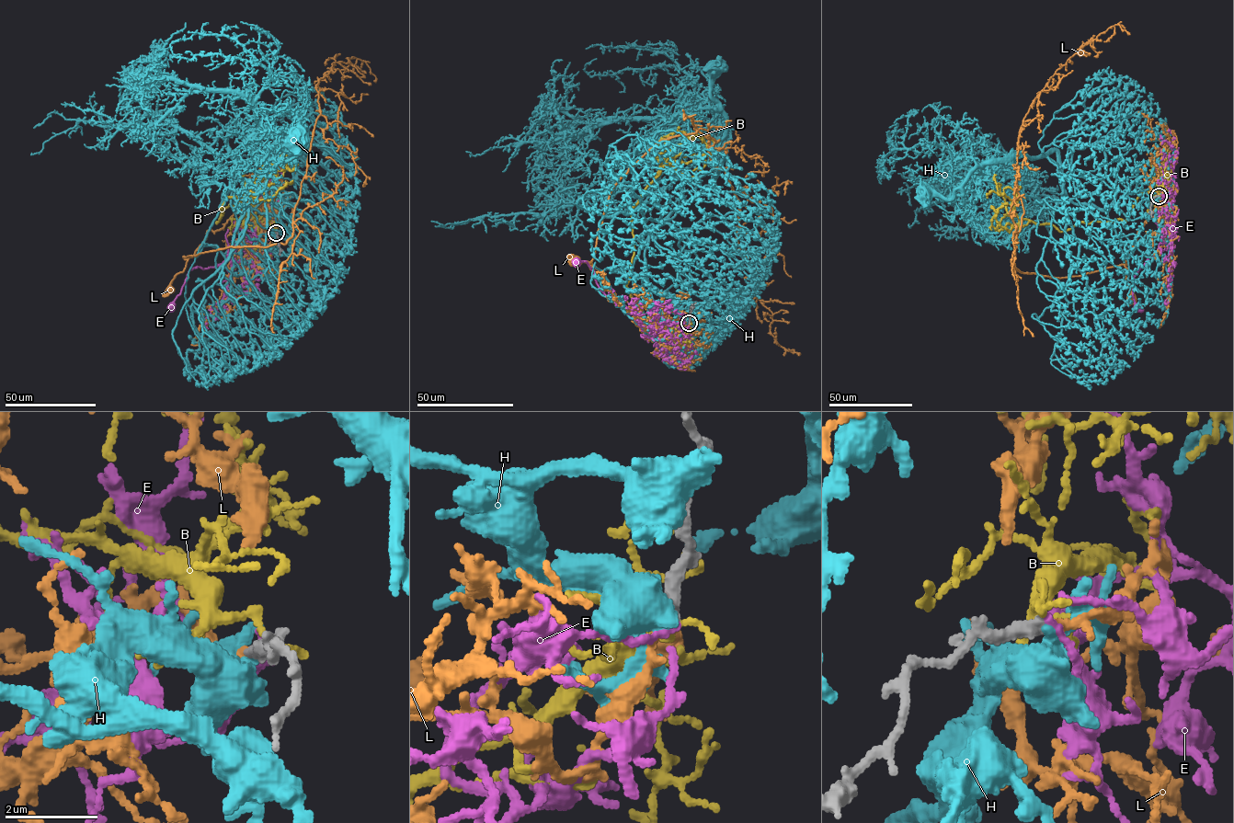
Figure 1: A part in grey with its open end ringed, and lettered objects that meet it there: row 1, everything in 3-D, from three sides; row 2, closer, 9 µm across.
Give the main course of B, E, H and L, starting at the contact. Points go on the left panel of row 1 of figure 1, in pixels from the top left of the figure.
B: (276, 232), (243, 205), (232, 204), (216, 222), (226, 198), (268, 174), (291, 170), (292, 147)
E: (276, 233), (230, 227), (225, 234), (227, 258), (214, 267), (189, 270), (170, 306)
H: (276, 233), (239, 234), (232, 188), (222, 205), (237, 175), (229, 126), (305, 131), (291, 153), (299, 136)
L: (276, 233), (264, 234), (246, 216), (234, 210), (223, 227), (207, 231), (206, 239), (171, 282), (169, 290)

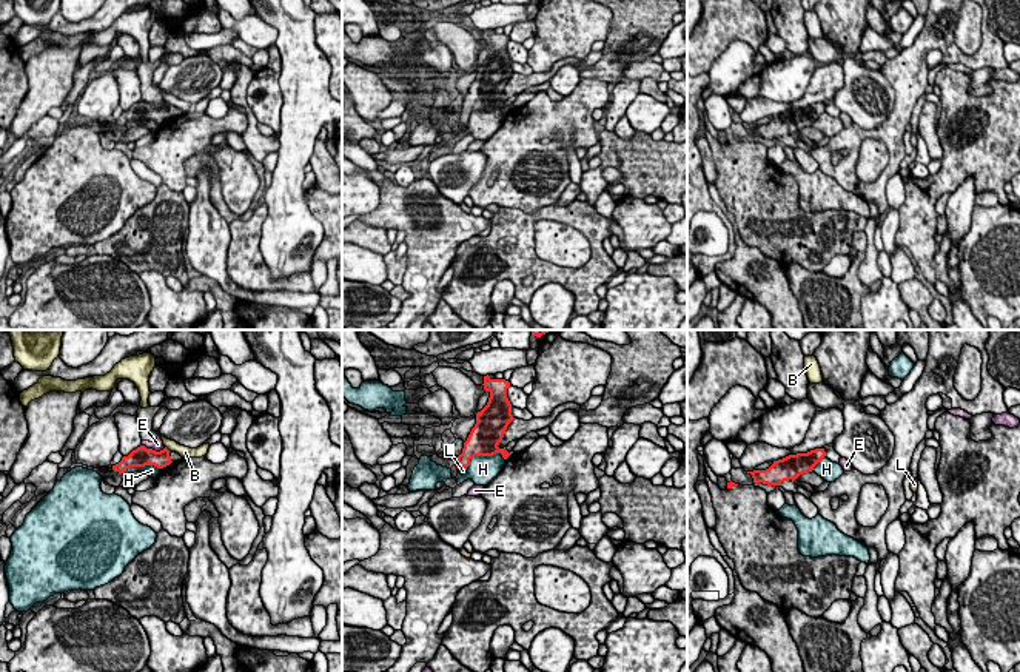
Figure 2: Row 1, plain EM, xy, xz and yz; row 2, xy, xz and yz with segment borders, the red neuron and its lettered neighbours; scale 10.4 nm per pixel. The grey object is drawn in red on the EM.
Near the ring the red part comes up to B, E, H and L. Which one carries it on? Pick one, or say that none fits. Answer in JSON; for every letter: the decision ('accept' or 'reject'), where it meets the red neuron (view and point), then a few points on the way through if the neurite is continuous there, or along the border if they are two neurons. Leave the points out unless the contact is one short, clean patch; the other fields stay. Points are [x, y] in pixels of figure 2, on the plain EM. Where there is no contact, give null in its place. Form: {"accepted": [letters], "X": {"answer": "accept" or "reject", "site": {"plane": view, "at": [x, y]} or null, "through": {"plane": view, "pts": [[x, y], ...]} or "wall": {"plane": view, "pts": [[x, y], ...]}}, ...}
{"accepted": ["L"], "B": {"answer": "reject", "site": {"plane": "xy", "at": [167, 104]}, "wall": {"plane": "xy", "pts": [[165, 100], [170, 105]]}}, "E": {"answer": "reject", "site": {"plane": "xy", "at": [154, 105]}, "wall": {"plane": "xy", "pts": [[142, 99], [156, 105], [165, 102]]}}, "H": {"answer": "reject", "site": {"plane": "xz", "at": [484, 110]}}, "L": {"answer": "accept", "site": {"plane": "xz", "at": [463, 120]}}}

